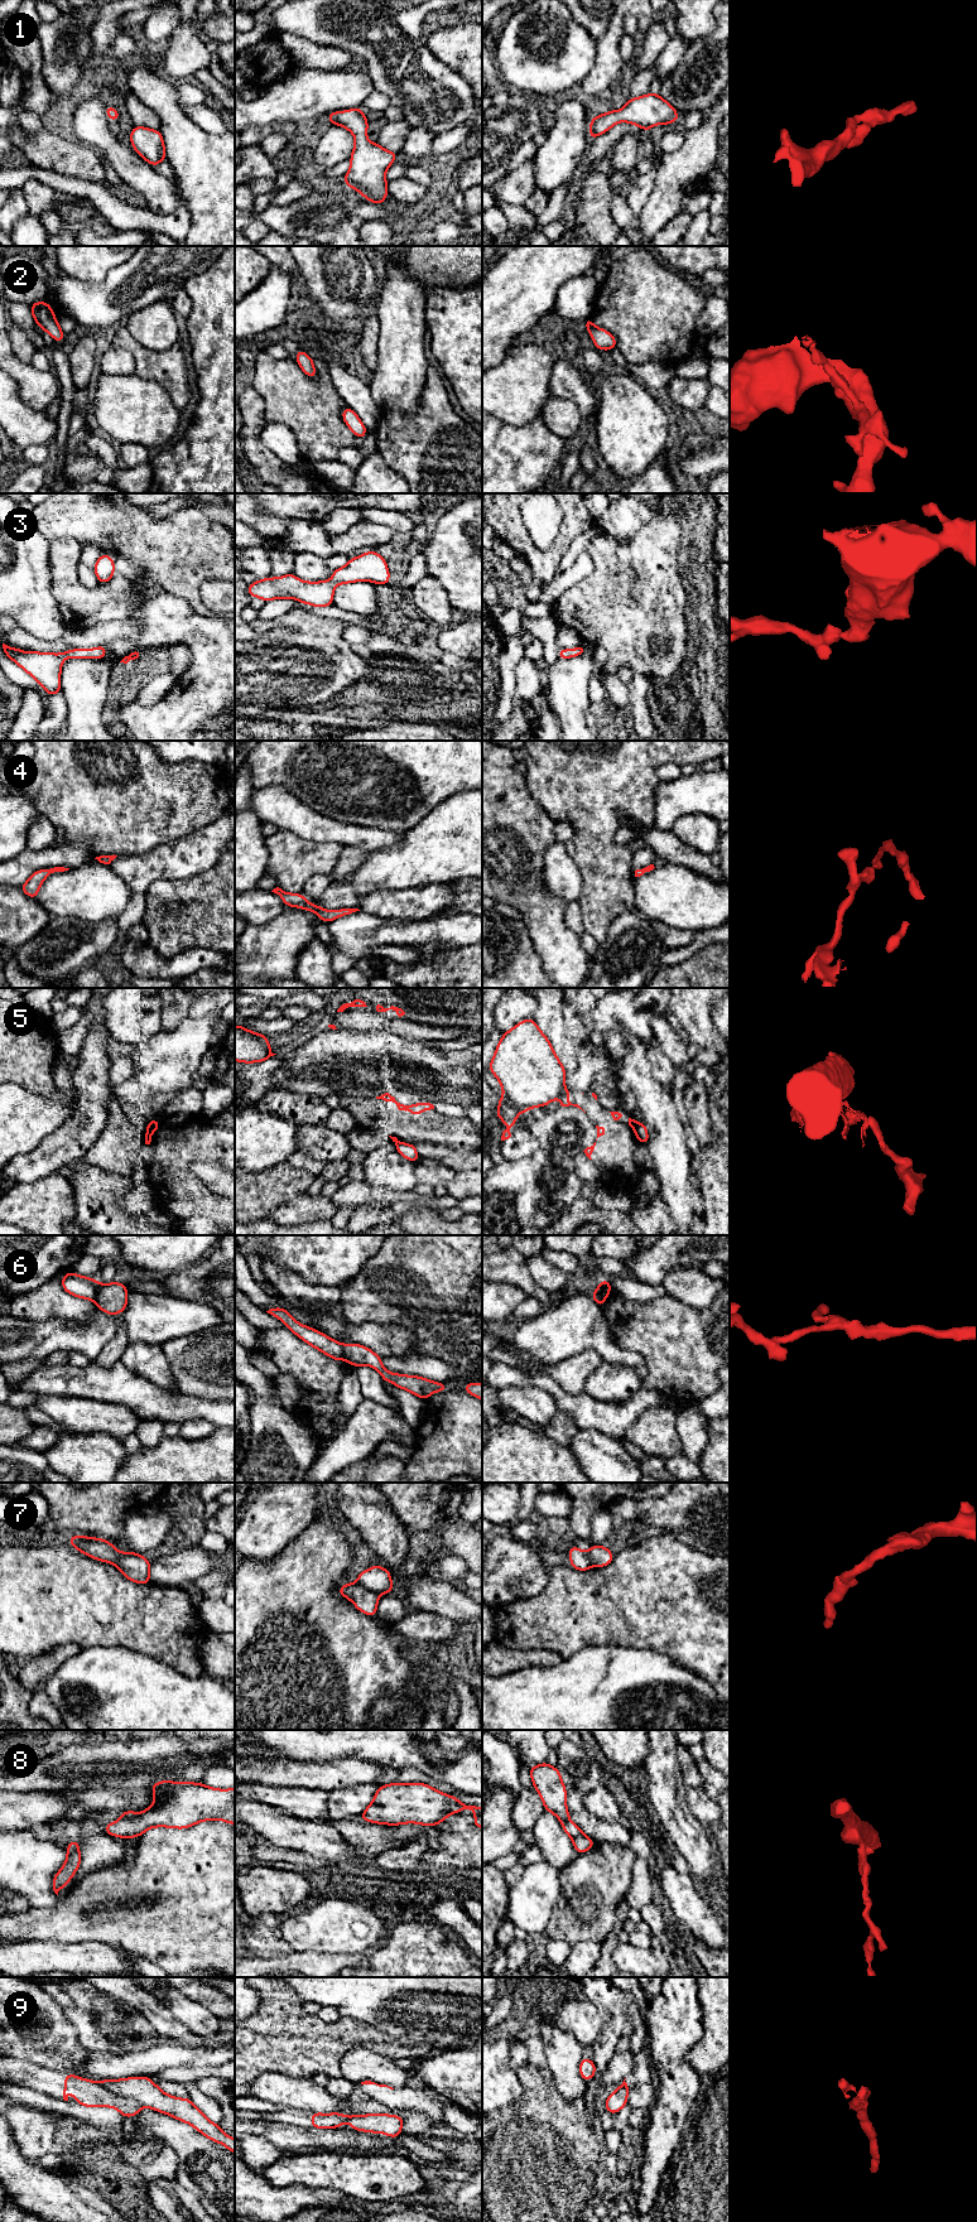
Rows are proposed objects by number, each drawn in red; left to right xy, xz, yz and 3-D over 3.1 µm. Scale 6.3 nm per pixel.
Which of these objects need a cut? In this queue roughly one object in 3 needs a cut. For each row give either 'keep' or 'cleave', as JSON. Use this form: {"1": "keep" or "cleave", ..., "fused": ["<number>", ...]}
{"1": "keep", "2": "keep", "3": "keep", "4": "keep", "5": "cleave", "6": "cleave", "7": "cleave", "8": "keep", "9": "cleave", "fused": ["5", "6", "7", "9"]}

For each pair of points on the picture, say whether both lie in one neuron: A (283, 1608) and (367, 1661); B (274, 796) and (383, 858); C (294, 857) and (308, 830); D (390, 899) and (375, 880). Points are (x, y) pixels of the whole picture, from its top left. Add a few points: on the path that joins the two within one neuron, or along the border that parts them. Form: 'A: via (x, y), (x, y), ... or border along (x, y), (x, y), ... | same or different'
A: via (304, 1629), (335, 1659), (346, 1659) | same
B: border along (399, 840), (369, 853) | different
C: border along (278, 829), (292, 832), (313, 842), (333, 843) | different
D: border along (412, 888), (378, 888), (365, 897), (359, 907) | different

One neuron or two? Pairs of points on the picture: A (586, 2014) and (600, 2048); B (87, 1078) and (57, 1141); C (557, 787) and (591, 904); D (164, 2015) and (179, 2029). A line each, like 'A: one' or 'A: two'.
A: two
B: one
C: one
D: one

